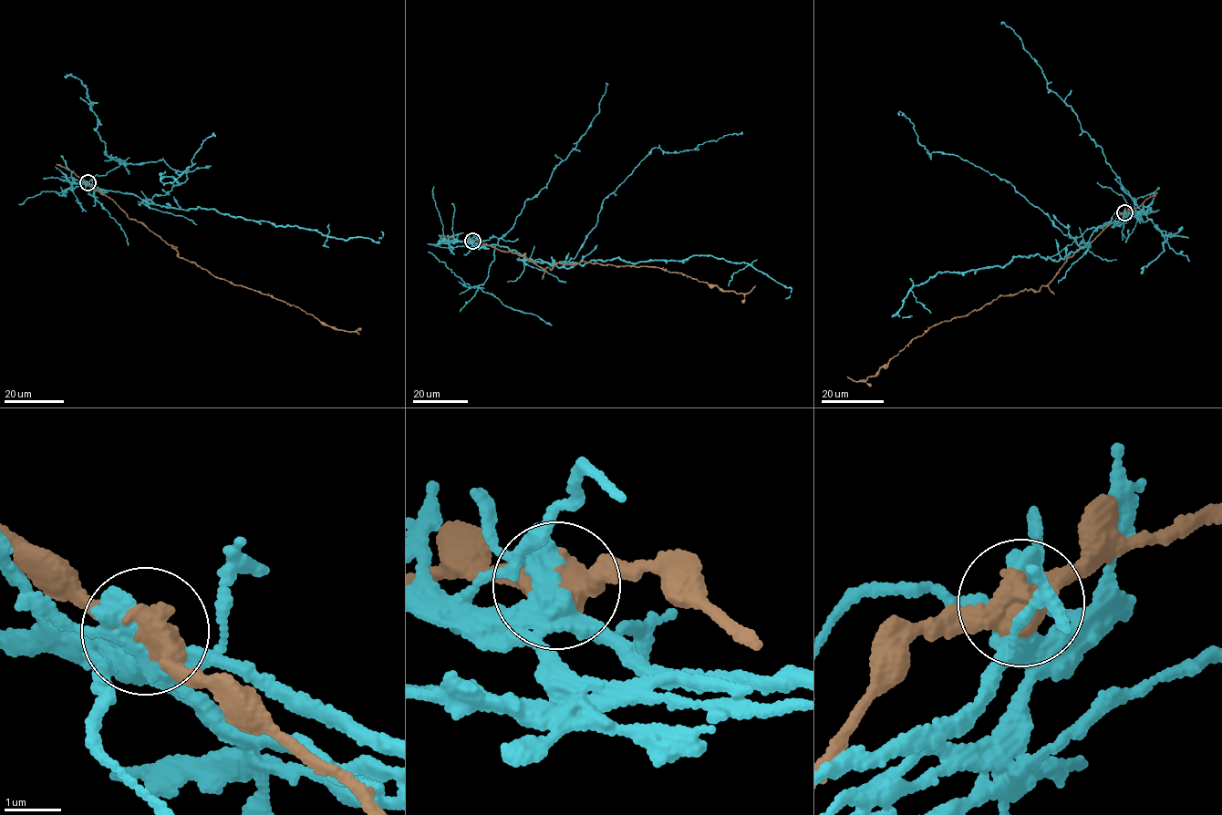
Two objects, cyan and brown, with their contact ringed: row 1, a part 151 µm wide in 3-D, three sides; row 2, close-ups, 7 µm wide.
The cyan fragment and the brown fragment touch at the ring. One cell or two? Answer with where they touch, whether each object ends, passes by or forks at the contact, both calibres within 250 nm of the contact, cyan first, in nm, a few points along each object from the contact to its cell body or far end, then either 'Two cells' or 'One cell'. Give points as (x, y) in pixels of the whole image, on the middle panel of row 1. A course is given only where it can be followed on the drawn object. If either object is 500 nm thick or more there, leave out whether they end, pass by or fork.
Place: (472, 241). Thickness 360 nm (cyan) against 550 nm. Course of cyan: (472, 241), (567, 269), (592, 260), (616, 258), (635, 264), (709, 255), (746, 263), (792, 288), (785, 298). Course of brown: (472, 241), (525, 256), (544, 269), (582, 261), (647, 266), (739, 294), (755, 285). Two cells

